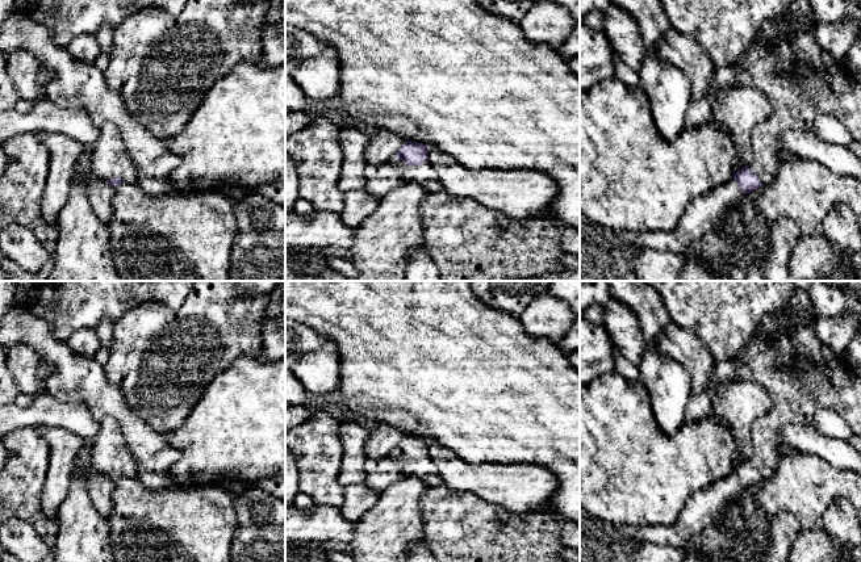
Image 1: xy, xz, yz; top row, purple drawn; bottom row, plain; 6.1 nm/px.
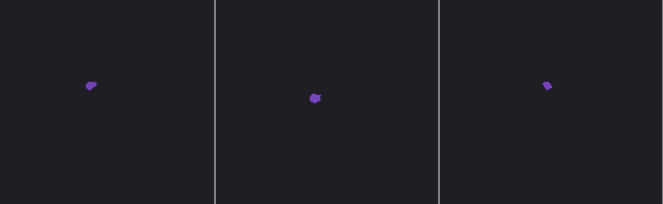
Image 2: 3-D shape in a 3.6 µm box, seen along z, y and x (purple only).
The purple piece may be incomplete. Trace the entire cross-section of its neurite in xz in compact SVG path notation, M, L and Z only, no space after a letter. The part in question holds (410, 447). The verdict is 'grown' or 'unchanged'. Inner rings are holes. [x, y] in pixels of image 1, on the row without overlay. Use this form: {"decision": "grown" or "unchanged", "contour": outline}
{"decision": "grown", "contour": "M406 435L390 457L400 465L406 477L417 477L427 485L421 498L421 511L425 519L425 538L436 562L565 562L561 553L565 549L561 538L561 523L552 513L517 513L500 504L492 504L469 492L451 490L444 485L436 465L429 456L429 440Z"}

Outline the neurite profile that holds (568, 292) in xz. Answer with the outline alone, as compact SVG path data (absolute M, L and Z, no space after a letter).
M552 281L548 293L567 303L576 315L580 315L580 281Z

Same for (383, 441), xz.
M379 423L375 429L371 431L365 443L364 452L368 460L388 458L397 452L397 446L404 439L405 433L392 425Z

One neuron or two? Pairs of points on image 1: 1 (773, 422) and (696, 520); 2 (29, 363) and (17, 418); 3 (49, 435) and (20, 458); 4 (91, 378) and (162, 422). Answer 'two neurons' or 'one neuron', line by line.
1: one neuron
2: two neurons
3: two neurons
4: two neurons

